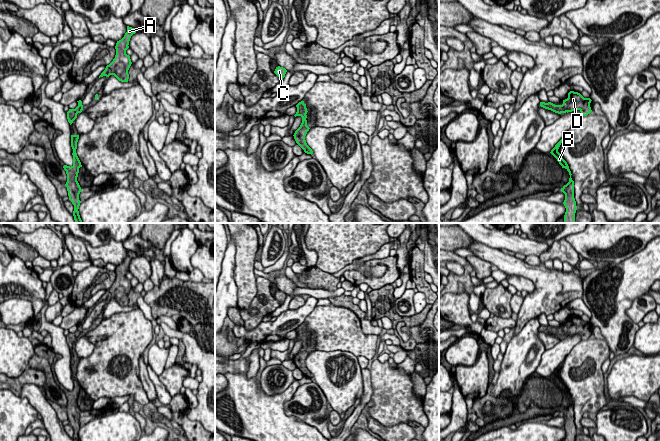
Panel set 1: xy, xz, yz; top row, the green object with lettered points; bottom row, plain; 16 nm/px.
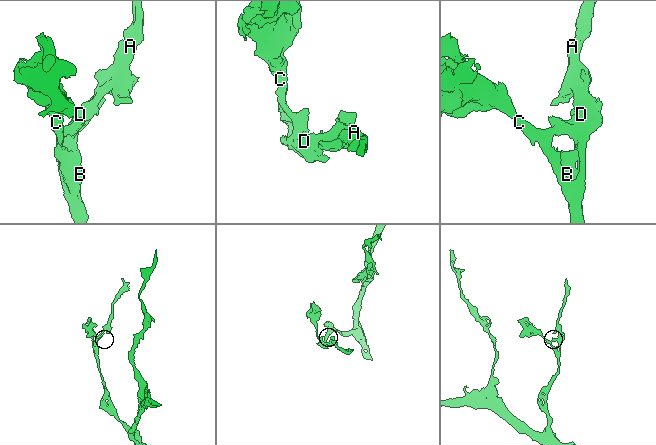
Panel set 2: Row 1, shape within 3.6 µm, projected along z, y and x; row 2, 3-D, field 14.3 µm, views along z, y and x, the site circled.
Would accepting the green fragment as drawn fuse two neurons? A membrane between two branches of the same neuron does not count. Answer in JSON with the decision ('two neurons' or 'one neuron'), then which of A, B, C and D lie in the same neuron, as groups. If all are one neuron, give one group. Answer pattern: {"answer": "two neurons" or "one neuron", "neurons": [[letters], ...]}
{"answer": "one neuron", "neurons": [["A", "B", "C", "D"]]}

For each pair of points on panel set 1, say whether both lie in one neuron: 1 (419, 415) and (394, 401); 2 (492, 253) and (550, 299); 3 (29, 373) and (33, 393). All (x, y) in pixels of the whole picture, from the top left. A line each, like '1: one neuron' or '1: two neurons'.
1: one neuron
2: one neuron
3: two neurons

